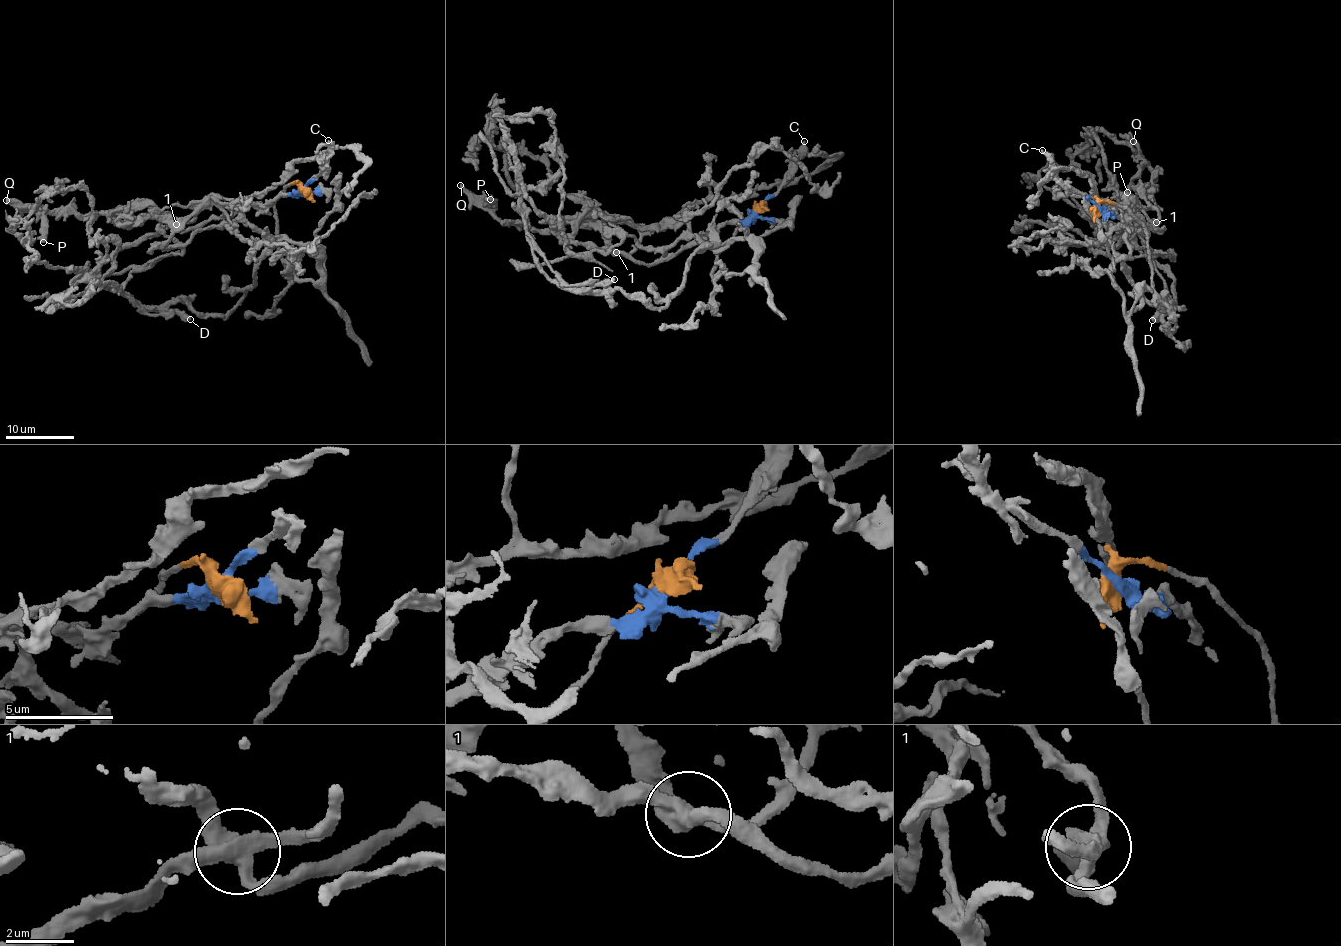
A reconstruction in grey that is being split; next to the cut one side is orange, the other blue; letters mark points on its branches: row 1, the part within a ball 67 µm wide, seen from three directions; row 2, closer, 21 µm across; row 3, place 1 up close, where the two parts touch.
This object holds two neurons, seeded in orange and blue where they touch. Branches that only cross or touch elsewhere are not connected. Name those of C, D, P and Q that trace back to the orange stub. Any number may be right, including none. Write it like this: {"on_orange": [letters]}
{"on_orange": ["D"]}

